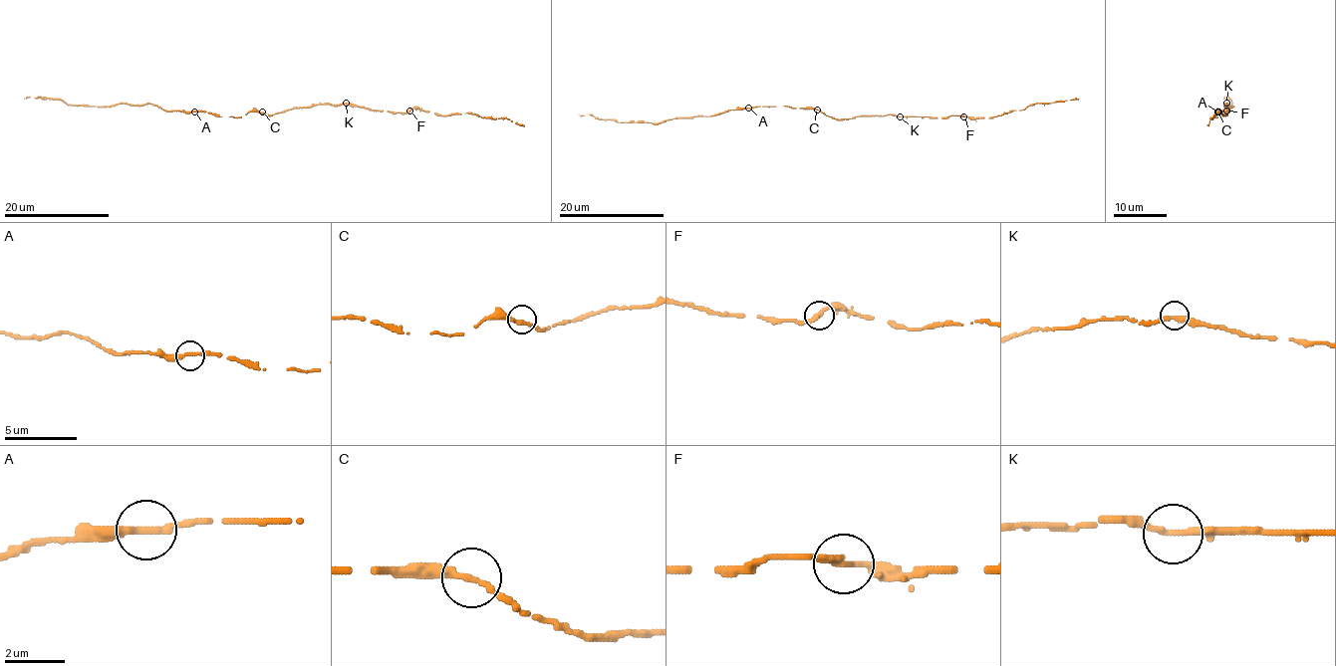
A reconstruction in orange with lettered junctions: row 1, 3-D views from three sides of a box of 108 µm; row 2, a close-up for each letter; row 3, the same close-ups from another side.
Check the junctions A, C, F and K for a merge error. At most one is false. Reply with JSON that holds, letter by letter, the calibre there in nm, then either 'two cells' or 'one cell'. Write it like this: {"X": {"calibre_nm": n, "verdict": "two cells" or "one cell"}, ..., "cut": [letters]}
{"A": {"calibre_nm": 280, "verdict": "one cell"}, "C": {"calibre_nm": 260, "verdict": "one cell"}, "F": {"calibre_nm": 260, "verdict": "one cell"}, "K": {"calibre_nm": 260, "verdict": "one cell"}, "cut": []}

